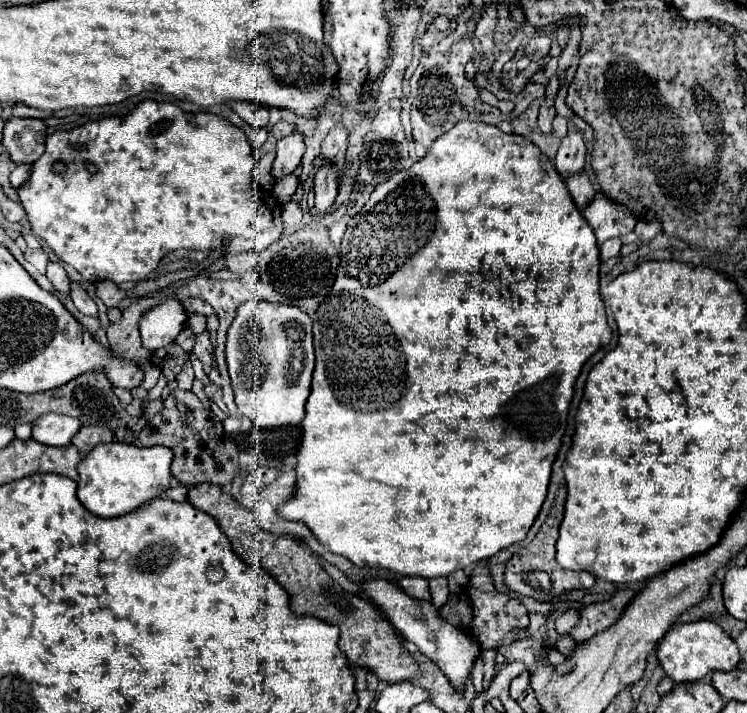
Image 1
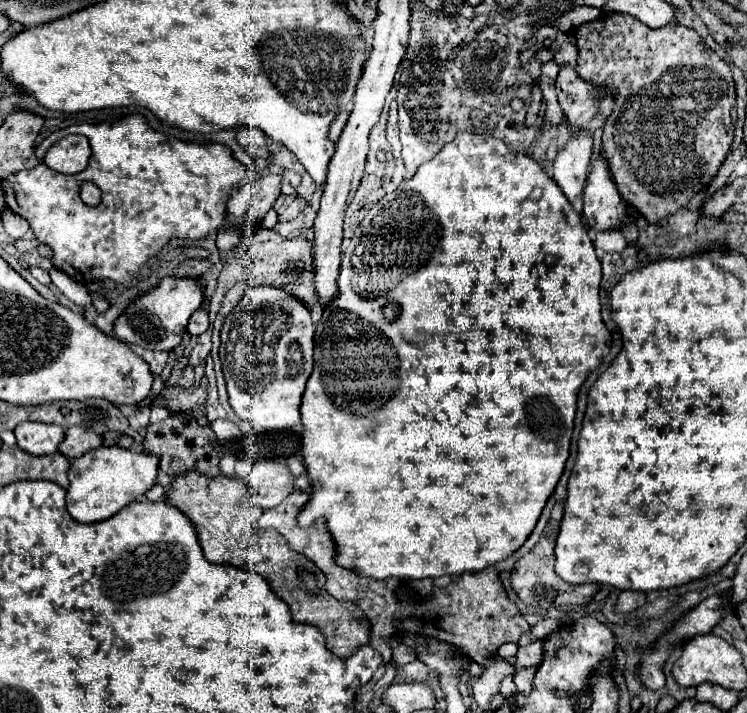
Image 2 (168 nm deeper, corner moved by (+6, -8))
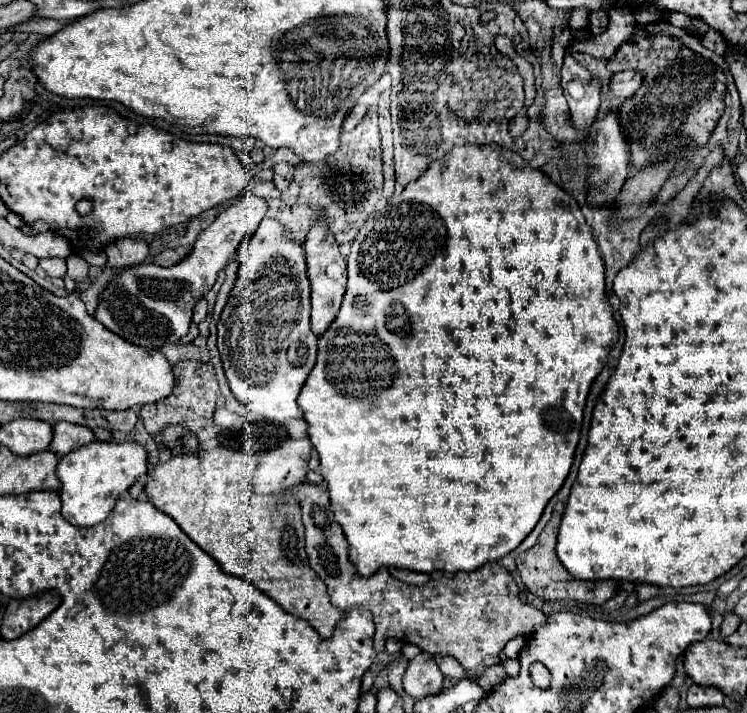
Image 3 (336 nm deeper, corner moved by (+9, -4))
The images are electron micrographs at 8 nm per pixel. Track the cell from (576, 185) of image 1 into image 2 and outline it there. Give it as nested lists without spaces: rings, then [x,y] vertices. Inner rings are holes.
[[[576,134],[566,142],[564,150],[554,160],[552,178],[572,204],[582,196],[582,190],[586,186],[590,152],[592,134]]]

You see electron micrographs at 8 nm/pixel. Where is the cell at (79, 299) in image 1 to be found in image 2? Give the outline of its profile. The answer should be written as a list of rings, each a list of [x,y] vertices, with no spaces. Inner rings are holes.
[[[50,270],[50,278],[52,282],[58,286],[58,290],[68,298],[72,300],[74,304],[78,304],[80,308],[86,308],[92,304],[92,298],[90,298],[90,292],[86,286],[74,282],[70,276],[62,274],[60,270]]]

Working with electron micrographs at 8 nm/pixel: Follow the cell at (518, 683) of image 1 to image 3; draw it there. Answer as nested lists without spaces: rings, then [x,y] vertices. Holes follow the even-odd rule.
[[[301,484],[293,488],[295,494],[299,496],[301,502],[301,512],[303,512],[303,524],[305,524],[305,548],[309,556],[311,568],[323,578],[323,582],[329,586],[327,594],[331,598],[331,604],[337,606],[339,610],[349,610],[355,604],[363,604],[373,612],[373,622],[375,622],[375,650],[383,652],[385,642],[389,638],[399,638],[405,642],[413,642],[419,646],[423,652],[435,656],[453,656],[469,674],[469,678],[479,678],[487,666],[499,664],[499,652],[503,646],[525,632],[533,632],[537,624],[545,622],[545,614],[537,610],[535,606],[527,604],[525,600],[519,598],[519,588],[509,574],[507,568],[503,568],[499,562],[489,562],[481,566],[475,572],[457,572],[453,578],[441,578],[441,580],[429,580],[423,586],[409,586],[393,578],[385,568],[381,568],[377,574],[369,578],[355,576],[353,570],[349,568],[349,558],[347,558],[347,540],[341,530],[341,526],[333,518],[331,502],[329,502],[329,492],[321,486],[313,484]]]

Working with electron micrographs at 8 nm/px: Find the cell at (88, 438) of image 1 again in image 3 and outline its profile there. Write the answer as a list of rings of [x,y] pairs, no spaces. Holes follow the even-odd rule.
[[[57,422],[57,424],[53,424],[53,440],[51,440],[49,450],[53,450],[59,456],[65,456],[65,454],[69,454],[69,452],[93,442],[93,440],[95,440],[95,436],[89,428]]]

